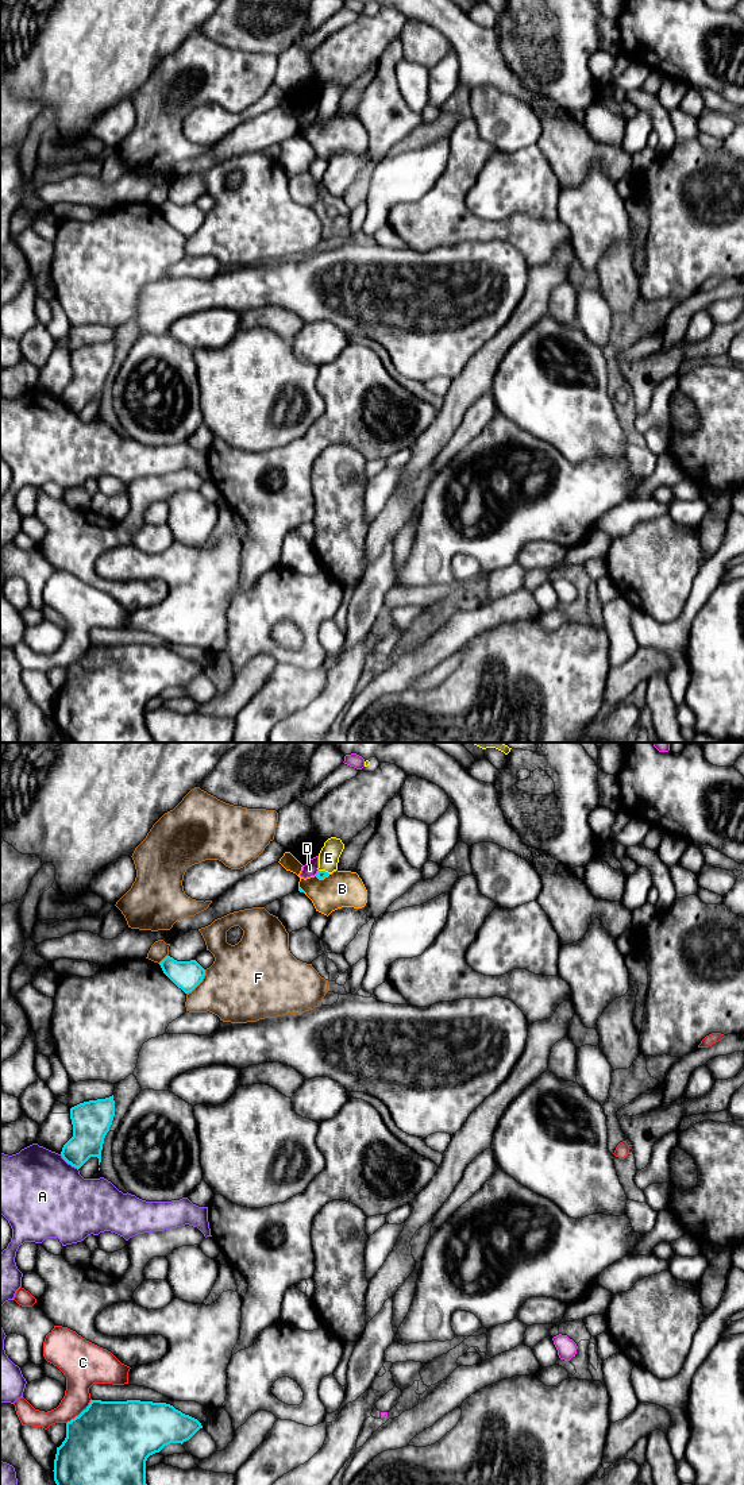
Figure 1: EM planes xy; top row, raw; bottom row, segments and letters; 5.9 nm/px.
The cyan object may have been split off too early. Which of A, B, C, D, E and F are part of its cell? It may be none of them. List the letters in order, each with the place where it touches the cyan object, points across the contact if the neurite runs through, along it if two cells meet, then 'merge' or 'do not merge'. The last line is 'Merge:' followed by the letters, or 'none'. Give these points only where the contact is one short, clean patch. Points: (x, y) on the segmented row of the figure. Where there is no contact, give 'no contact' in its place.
A: meets cyan in xy at (69, 1163); do not merge
B: meets cyan in xy at (322, 878); do not merge
C: meets cyan in xy at (81, 1412); do not merge
D: meets cyan in xy at (317, 872); do not merge
E: meets cyan in xy at (324, 871); runs through xy (320, 874), (324, 871), (328, 857); merge
F: meets cyan in xy at (199, 983); do not merge
Merge: E

